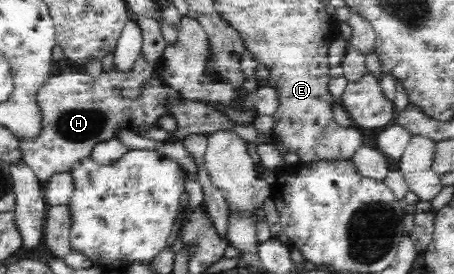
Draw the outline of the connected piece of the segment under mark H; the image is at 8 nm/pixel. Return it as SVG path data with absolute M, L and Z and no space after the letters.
M141 55L133 69L126 74L121 74L113 68L109 73L102 72L99 77L91 77L88 73L79 73L71 69L53 75L45 80L36 95L42 114L41 129L37 138L19 141L23 161L35 173L44 188L45 181L50 179L53 173L70 172L73 164L89 156L93 145L115 138L117 129L137 131L139 127L143 129L143 125L157 125L159 115L169 115L169 110L164 105L165 99L180 99L179 92L161 79L156 63L145 60Z

